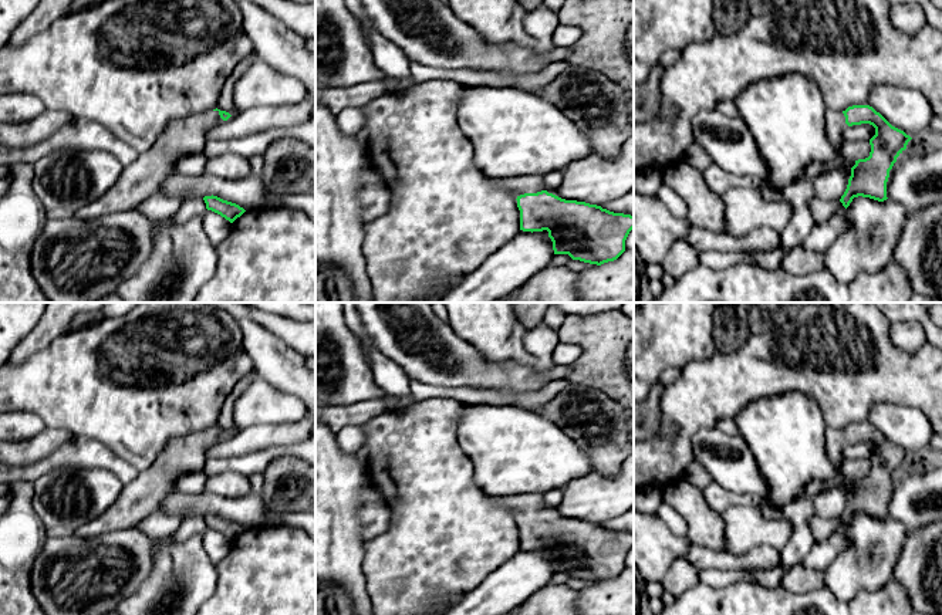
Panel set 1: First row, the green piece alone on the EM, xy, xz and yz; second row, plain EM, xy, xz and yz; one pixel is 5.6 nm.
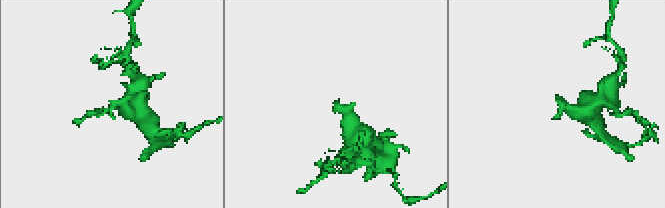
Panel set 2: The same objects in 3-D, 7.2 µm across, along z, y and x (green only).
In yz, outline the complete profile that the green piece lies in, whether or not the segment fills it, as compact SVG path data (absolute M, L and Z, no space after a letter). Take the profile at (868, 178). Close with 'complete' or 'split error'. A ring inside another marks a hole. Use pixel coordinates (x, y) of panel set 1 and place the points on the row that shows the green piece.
M852 105L843 112L831 108L825 111L825 134L835 148L845 142L844 131L848 126L861 124L872 125L875 135L870 139L870 156L855 160L851 168L847 189L840 199L845 209L858 196L878 202L888 199L887 182L889 170L912 139L904 131L892 126L870 105Z | split error

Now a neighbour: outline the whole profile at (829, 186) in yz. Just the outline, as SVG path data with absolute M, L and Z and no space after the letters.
M840 170L823 173L813 182L817 197L823 200L840 200L848 185L848 179Z

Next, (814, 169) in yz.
M813 162L806 168L801 179L814 180L817 176L827 173L827 172L831 172L831 170L843 172L844 166L837 163L837 162L828 162L828 163Z

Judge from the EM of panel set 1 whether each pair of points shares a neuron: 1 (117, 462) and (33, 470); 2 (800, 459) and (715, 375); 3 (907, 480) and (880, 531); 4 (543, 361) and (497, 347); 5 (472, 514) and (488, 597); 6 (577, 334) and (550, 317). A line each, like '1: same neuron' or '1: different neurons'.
1: same neuron
2: different neurons
3: different neurons
4: same neuron
5: different neurons
6: different neurons

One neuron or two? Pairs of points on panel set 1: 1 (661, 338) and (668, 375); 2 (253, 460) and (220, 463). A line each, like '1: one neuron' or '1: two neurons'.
1: two neurons
2: one neuron

